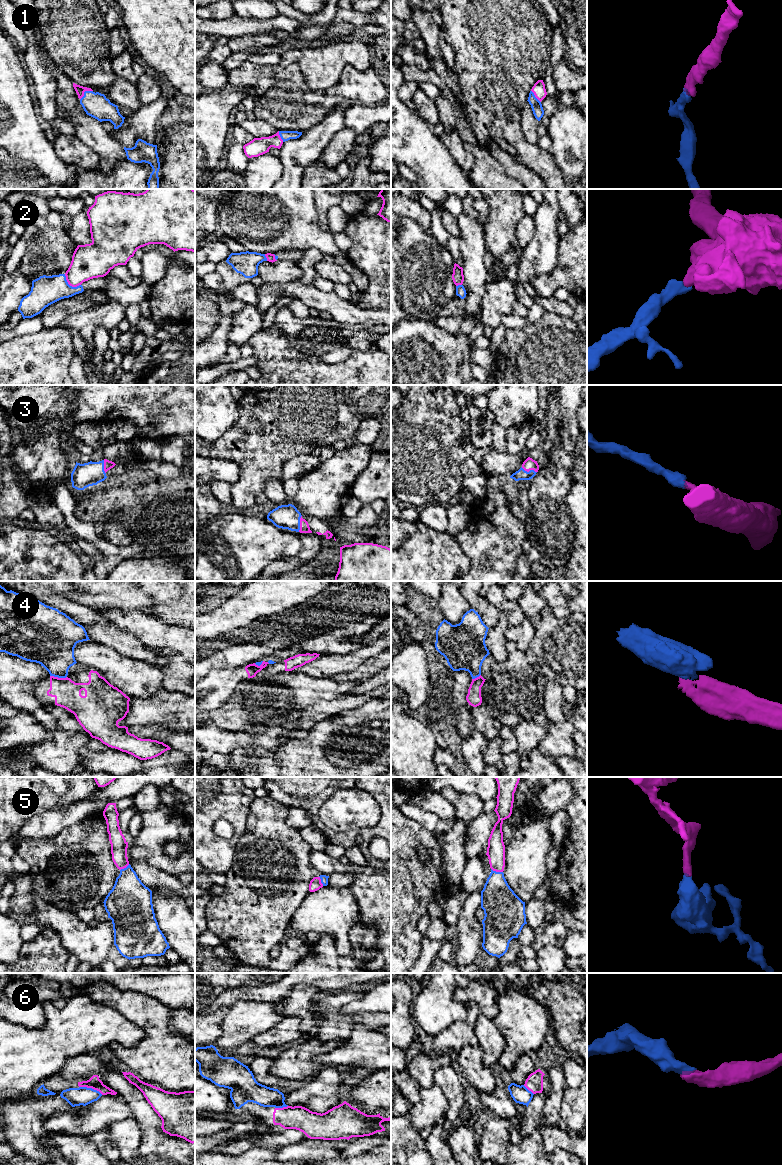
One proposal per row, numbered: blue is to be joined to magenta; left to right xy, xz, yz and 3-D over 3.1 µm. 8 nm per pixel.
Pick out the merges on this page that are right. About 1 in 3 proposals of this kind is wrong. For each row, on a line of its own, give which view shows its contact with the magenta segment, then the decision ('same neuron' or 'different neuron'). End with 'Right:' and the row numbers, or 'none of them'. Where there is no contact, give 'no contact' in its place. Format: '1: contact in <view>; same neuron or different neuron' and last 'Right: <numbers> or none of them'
1: contact in xy; same neuron
2: contact in xy; different neuron
3: contact in xz; same neuron
4: contact in xy; different neuron
5: contact in yz; same neuron
6: contact in xy; same neuron
Right: 1, 3, 5, 6

